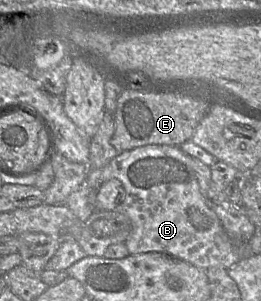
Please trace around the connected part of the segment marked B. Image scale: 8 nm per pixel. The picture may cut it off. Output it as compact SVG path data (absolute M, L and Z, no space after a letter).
M145 145L119 152L107 165L100 169L88 169L80 187L63 203L81 222L85 222L96 210L96 196L102 183L112 178L120 180L125 189L122 212L131 221L131 232L125 241L130 255L160 252L186 261L200 269L222 267L229 269L242 258L242 250L224 230L217 214L208 205L200 191L196 173L192 169L193 157L184 153L179 146Z

